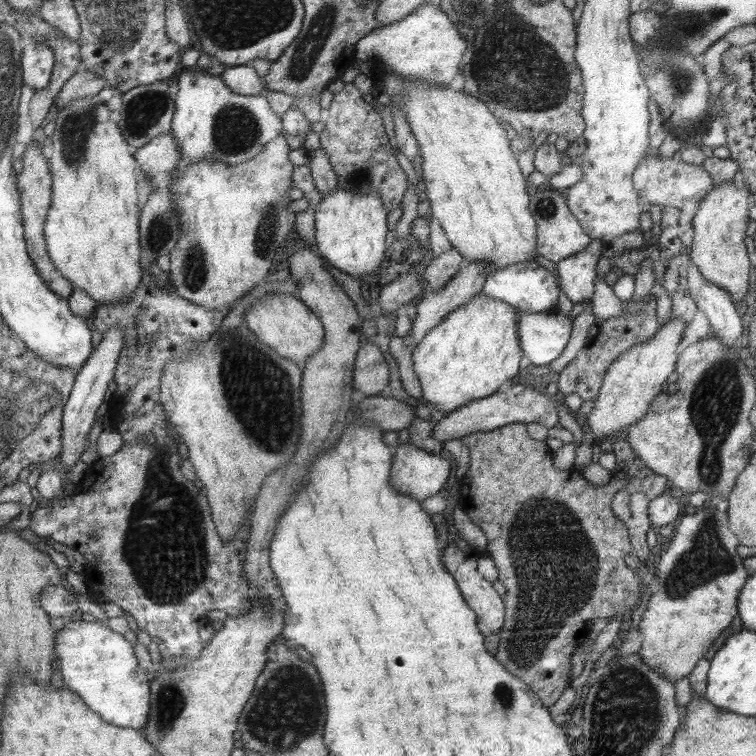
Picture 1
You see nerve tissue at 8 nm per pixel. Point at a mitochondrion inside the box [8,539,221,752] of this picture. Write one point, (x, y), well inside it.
(170, 703)

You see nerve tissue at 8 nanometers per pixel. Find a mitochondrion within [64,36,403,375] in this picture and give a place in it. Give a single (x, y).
(236, 130)

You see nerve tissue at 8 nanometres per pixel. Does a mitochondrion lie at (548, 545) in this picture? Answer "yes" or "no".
yes

